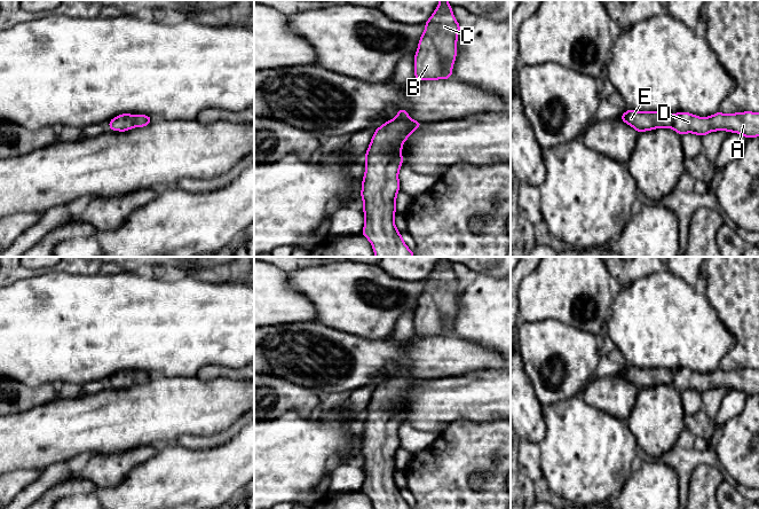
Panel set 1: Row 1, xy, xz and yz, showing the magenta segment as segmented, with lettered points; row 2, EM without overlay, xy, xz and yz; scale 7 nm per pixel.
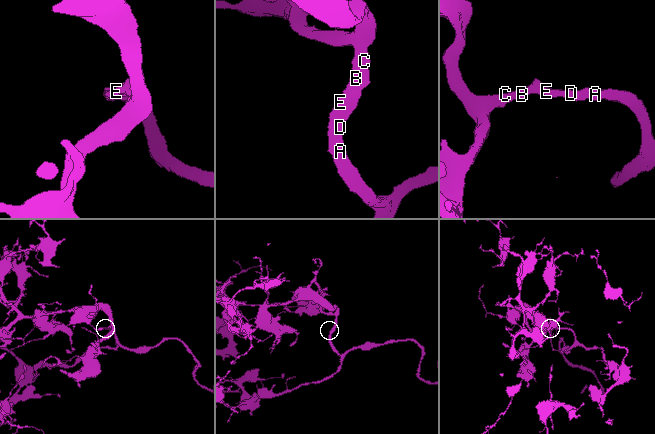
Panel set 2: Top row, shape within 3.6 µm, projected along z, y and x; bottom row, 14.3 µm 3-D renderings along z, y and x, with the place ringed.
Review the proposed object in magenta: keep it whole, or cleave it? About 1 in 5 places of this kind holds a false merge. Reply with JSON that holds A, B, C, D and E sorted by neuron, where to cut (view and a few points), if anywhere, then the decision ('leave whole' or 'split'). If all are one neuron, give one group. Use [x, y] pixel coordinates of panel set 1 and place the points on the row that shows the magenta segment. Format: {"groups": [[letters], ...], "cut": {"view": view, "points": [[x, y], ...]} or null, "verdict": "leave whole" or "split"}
{"groups": [["A", "B", "C", "D", "E"]], "cut": null, "verdict": "leave whole"}

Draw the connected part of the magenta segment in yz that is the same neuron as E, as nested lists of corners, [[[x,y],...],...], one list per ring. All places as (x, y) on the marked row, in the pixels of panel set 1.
[[[628,109],[619,119],[631,125],[638,133],[659,127],[673,128],[680,136],[695,133],[703,138],[714,131],[729,131],[743,134],[746,139],[759,136],[759,113],[752,111],[725,115],[720,111],[701,118],[687,111],[667,113],[665,111],[637,111]]]

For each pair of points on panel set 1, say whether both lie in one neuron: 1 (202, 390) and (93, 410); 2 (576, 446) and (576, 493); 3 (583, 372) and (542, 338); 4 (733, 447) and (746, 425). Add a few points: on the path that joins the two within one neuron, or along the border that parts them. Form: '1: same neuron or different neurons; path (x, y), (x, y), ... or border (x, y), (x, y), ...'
1: same neuron; path (174, 406), (160, 410), (120, 410)
2: same neuron; path (575, 457), (576, 482)
3: same neuron; path (572, 362), (562, 352), (552, 349)
4: same neuron; path (738, 441), (746, 431)

